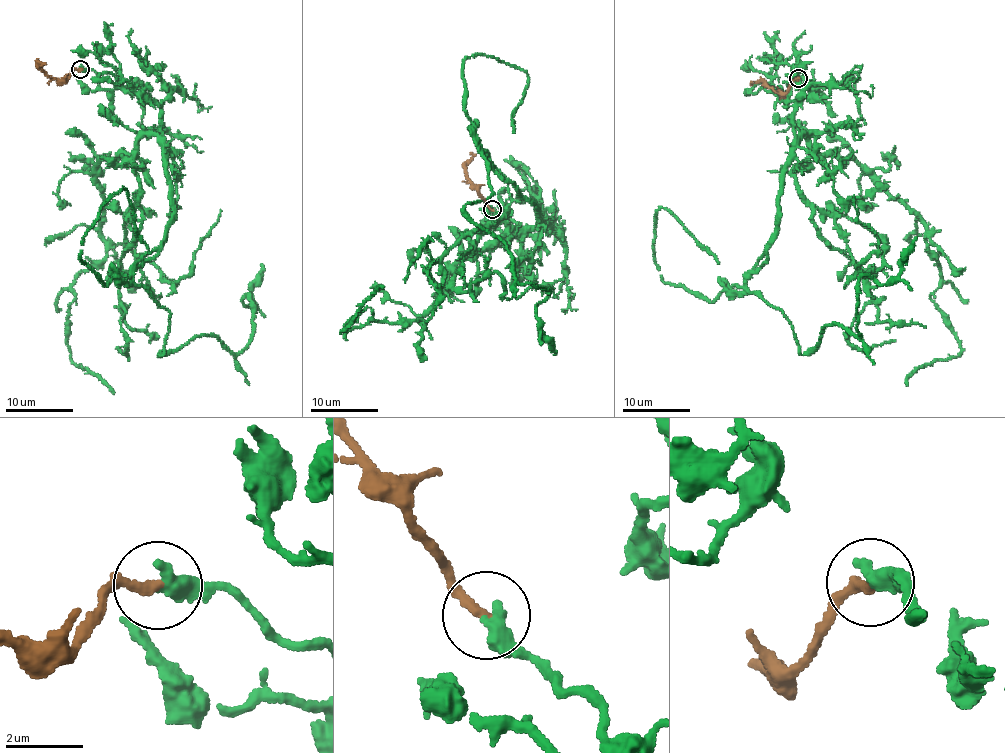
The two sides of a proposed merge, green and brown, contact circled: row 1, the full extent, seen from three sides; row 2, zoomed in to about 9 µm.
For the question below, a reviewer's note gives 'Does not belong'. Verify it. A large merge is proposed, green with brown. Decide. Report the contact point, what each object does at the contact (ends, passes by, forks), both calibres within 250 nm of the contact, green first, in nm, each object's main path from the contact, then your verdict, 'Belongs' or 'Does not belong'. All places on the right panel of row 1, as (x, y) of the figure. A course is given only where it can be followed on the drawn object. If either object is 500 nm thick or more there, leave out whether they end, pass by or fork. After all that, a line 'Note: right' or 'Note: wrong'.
Place: (798, 78). At the ring green ends. At the ring brown ends. Thickness 480 nm (green) against 260 nm. Course of green: (797, 78), (812, 90), (746, 289), (813, 352), (826, 326), (858, 336), (857, 280), (889, 284), (917, 237). Course of brown: (797, 78), (785, 92), (777, 93), (755, 81), (750, 85). Belongs
Note: wrong

